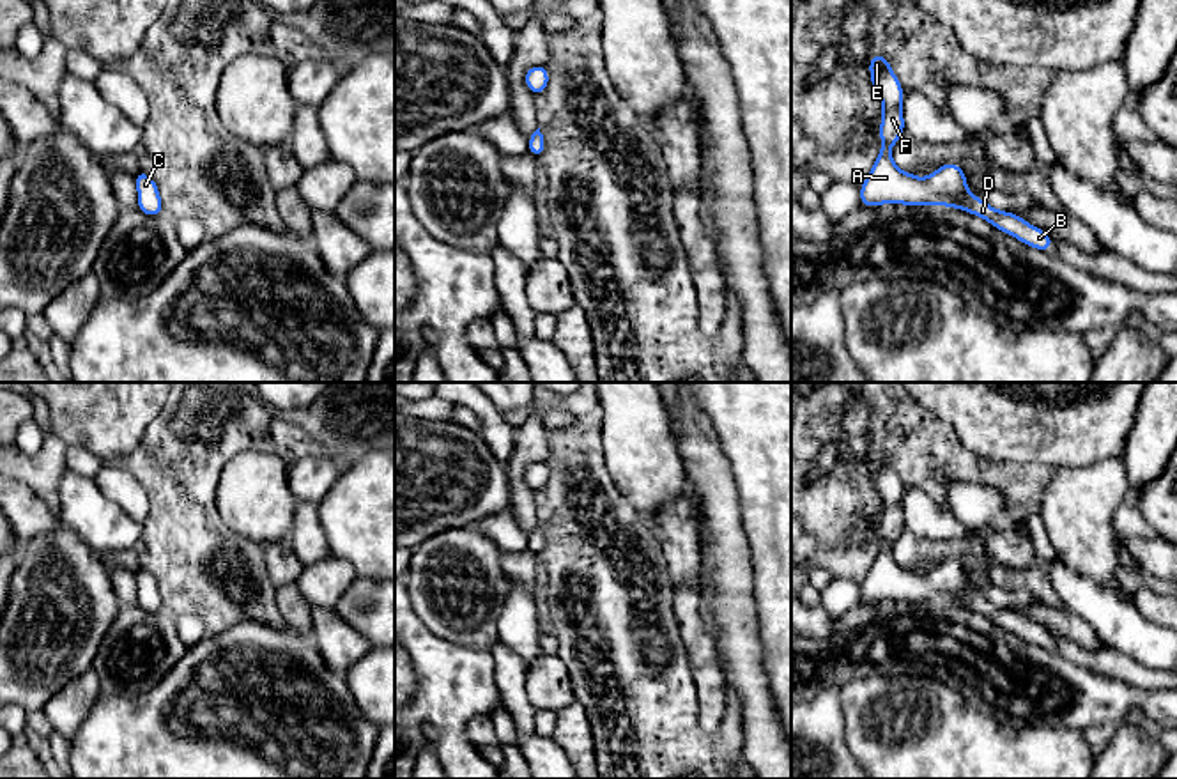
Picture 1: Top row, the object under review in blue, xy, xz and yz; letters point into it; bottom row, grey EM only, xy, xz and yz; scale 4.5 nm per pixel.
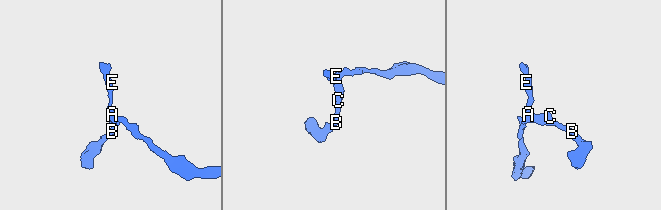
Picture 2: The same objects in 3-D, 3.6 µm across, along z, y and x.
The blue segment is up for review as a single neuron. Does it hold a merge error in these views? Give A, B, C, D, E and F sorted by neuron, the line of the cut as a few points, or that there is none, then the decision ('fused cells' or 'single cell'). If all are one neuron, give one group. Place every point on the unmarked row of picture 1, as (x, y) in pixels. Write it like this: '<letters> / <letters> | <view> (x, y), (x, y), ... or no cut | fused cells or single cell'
A B C D E F | no cut | single cell

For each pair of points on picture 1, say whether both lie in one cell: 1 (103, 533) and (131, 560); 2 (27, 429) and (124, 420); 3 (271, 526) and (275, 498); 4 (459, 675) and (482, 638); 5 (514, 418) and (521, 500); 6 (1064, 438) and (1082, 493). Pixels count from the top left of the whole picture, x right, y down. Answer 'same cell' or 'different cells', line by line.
1: different cells
2: different cells
3: same cell
4: different cells
5: different cells
6: different cells

